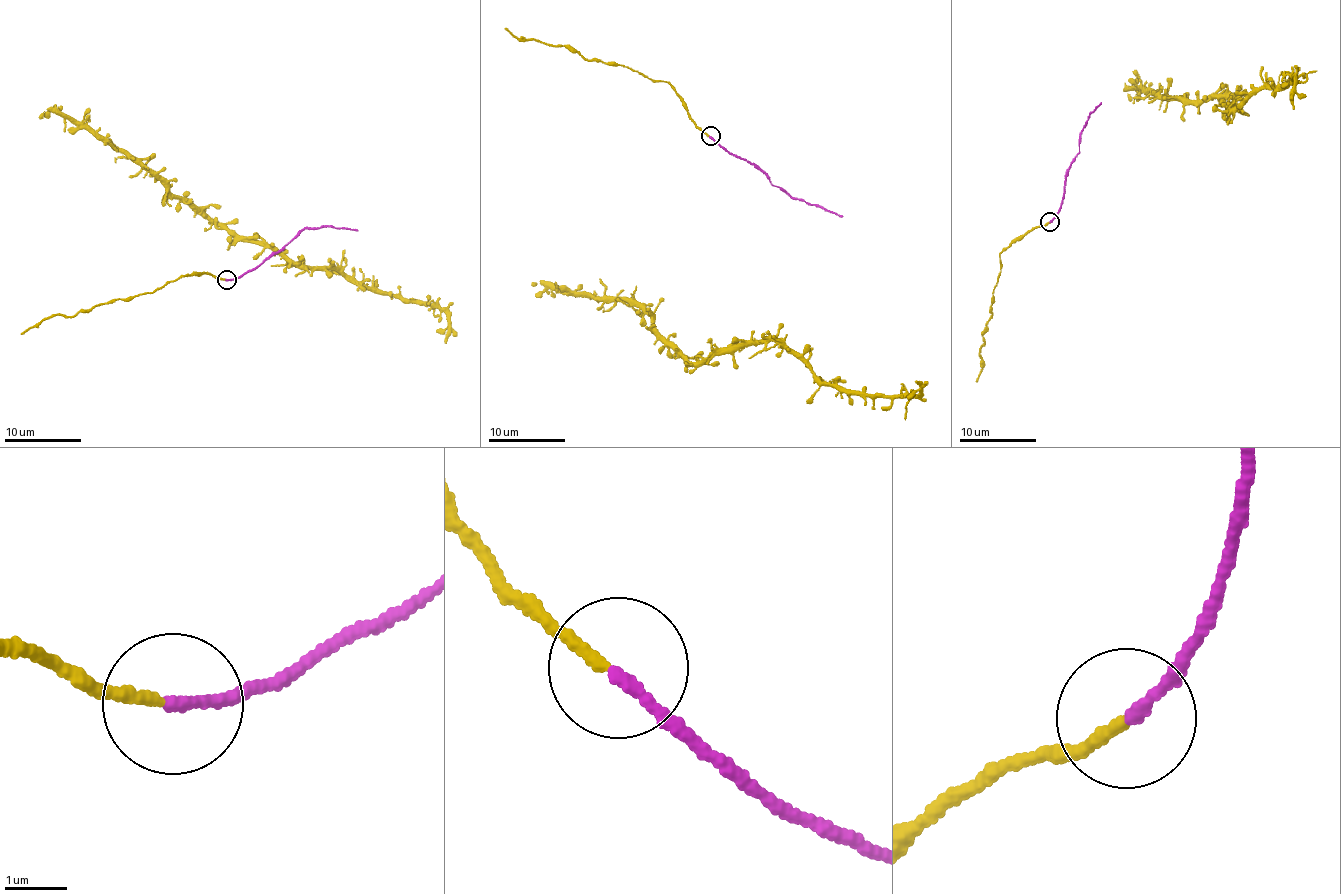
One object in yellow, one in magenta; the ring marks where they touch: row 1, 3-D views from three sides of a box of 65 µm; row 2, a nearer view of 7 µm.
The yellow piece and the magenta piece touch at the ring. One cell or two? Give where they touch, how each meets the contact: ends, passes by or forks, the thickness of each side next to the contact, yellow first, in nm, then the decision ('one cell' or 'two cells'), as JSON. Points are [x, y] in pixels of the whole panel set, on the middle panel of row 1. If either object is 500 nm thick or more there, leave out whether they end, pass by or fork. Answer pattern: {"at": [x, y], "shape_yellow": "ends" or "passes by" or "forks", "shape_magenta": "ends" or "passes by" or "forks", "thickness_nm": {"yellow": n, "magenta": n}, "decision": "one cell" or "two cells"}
{"at": [710, 136], "shape_yellow": "ends", "shape_magenta": "ends", "thickness_nm": {"yellow": 180, "magenta": 190}, "decision": "one cell"}

